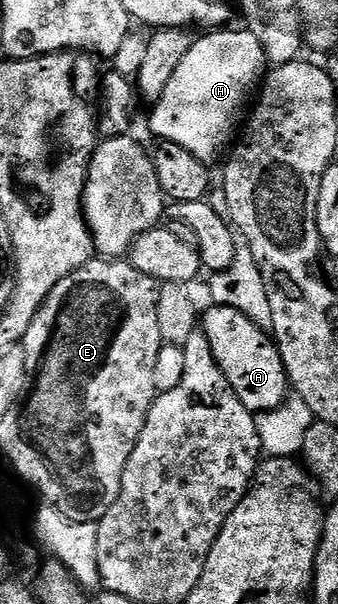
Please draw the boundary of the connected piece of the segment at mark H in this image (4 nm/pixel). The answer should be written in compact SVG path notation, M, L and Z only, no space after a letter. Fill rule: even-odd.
M231 30L208 31L206 34L200 35L203 36L200 40L198 37L192 43L189 54L185 54L181 66L177 66L173 79L169 81L169 86L165 86L165 94L161 94L159 103L150 109L151 128L156 132L159 140L177 142L177 146L185 146L185 150L189 150L189 154L193 154L204 162L212 162L211 160L217 159L219 155L221 155L220 157L224 155L225 149L232 143L231 135L234 134L235 127L237 127L236 132L240 127L241 117L248 107L247 99L250 96L252 99L256 95L269 68L265 50L261 50L261 42L257 42L257 38L253 38L251 32L246 30L227 31Z

